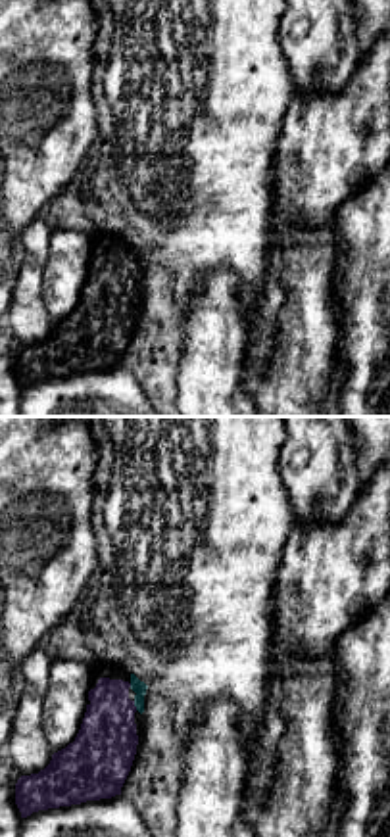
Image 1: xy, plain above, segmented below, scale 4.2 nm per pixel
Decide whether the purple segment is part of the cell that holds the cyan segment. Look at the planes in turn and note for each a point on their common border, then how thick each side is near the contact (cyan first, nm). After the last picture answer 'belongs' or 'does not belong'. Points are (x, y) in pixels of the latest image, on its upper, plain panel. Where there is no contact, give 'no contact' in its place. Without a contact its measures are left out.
contact (135, 275); calibres 60 and 260 nm

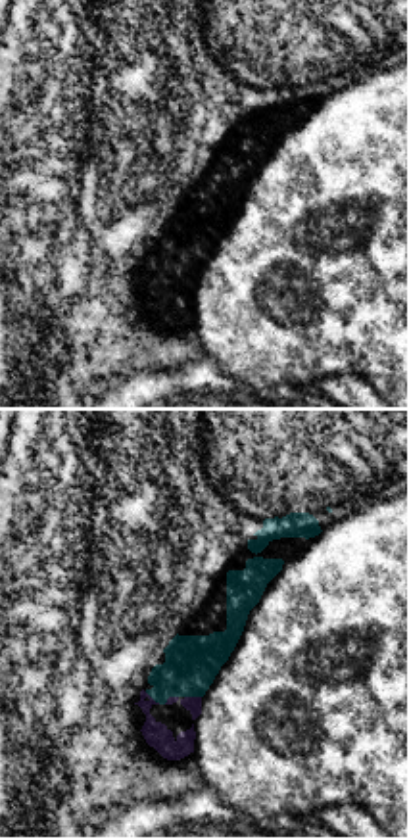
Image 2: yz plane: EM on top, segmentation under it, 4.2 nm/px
contact (192, 265); calibres 220 and 60 nm

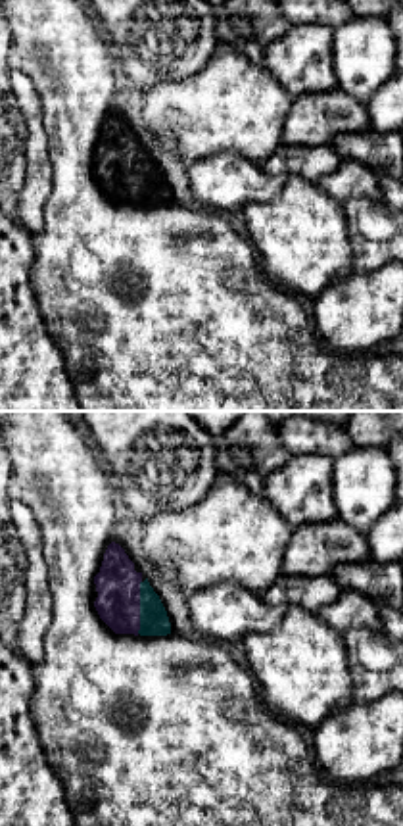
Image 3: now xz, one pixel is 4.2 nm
contact (141, 177); calibres 120 and 190 nm

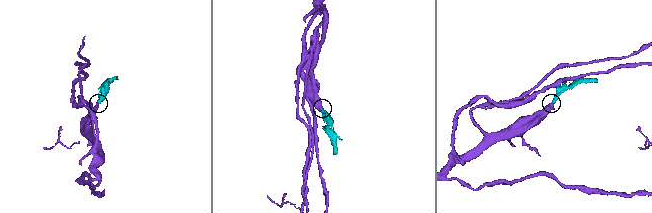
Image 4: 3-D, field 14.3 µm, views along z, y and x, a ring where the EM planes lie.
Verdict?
belongs

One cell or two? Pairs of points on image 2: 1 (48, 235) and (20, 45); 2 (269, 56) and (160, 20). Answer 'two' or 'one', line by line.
1: one
2: two

